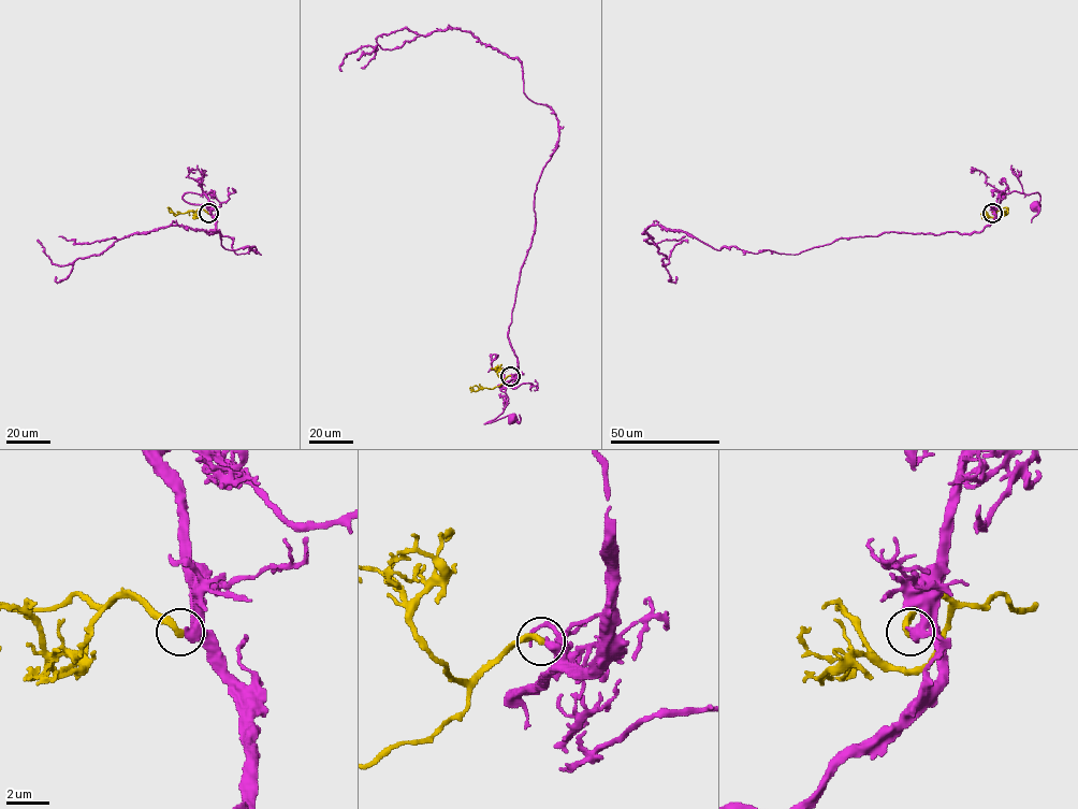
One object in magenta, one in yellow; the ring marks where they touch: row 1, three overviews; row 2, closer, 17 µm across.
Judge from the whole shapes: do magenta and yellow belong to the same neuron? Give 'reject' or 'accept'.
accept

